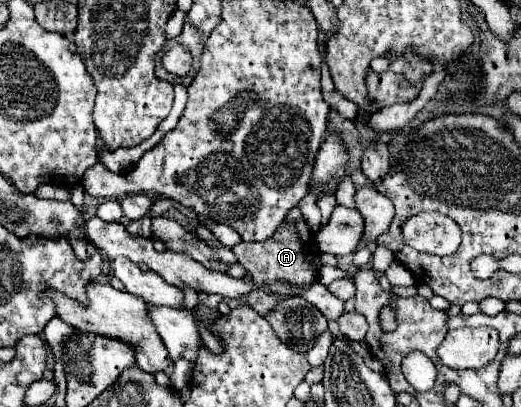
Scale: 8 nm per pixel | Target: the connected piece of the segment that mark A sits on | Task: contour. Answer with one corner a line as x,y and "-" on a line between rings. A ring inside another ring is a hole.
295,207
291,209
291,213
287,213
283,225
279,225
273,237
269,237
263,243
241,241
239,245
231,247
231,251
237,255
237,263
243,265
243,269
251,275
251,281
255,281
255,285
271,285
271,281
283,281
285,285
303,287
319,281
319,269
313,265
313,259
317,255
313,253
313,247
309,249
307,241
315,241
313,233
309,231
309,225
301,215
301,209

